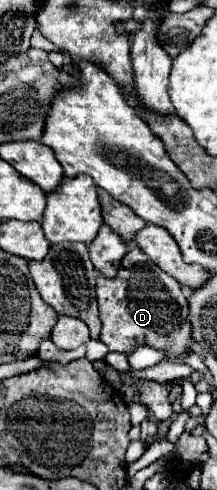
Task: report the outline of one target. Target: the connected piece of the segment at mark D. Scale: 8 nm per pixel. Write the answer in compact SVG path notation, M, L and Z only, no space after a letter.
M128 250L114 278L98 274L96 300L102 320L100 340L112 352L130 354L138 346L152 346L166 350L168 360L174 360L190 348L192 338L188 322L188 300L182 292L182 286L180 282L176 282L176 278L172 278L150 258L146 258L142 250Z

